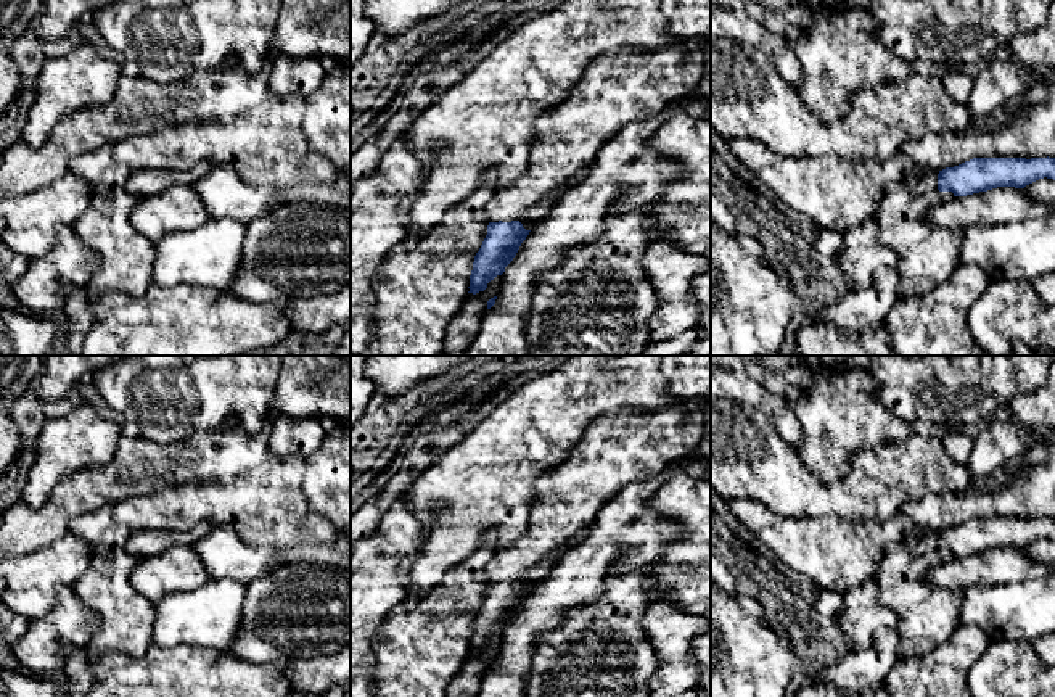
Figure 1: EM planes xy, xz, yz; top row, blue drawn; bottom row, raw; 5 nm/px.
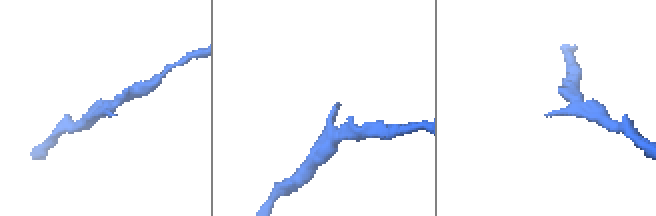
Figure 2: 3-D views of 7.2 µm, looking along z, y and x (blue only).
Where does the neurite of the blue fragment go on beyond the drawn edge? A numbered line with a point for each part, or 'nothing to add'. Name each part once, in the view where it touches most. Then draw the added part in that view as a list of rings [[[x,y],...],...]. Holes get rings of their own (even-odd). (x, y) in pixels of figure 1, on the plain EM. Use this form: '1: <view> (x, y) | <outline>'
1: xz (618, 449) | [[[683,399],[682,404],[661,410],[626,409],[624,412],[593,420],[569,457],[553,473],[536,483],[534,502],[529,507],[529,526],[526,533],[503,551],[497,551],[486,567],[489,583],[519,581],[537,563],[545,562],[556,552],[564,552],[568,541],[592,525],[600,509],[614,497],[626,485],[663,472],[672,462],[685,459],[700,444],[703,436],[703,407],[709,399]]]

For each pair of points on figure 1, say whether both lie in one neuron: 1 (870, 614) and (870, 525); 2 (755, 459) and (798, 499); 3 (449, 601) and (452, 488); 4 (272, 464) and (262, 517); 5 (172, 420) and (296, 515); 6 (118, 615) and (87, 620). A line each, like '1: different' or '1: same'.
1: different
2: same
3: different
4: same
5: different
6: different

